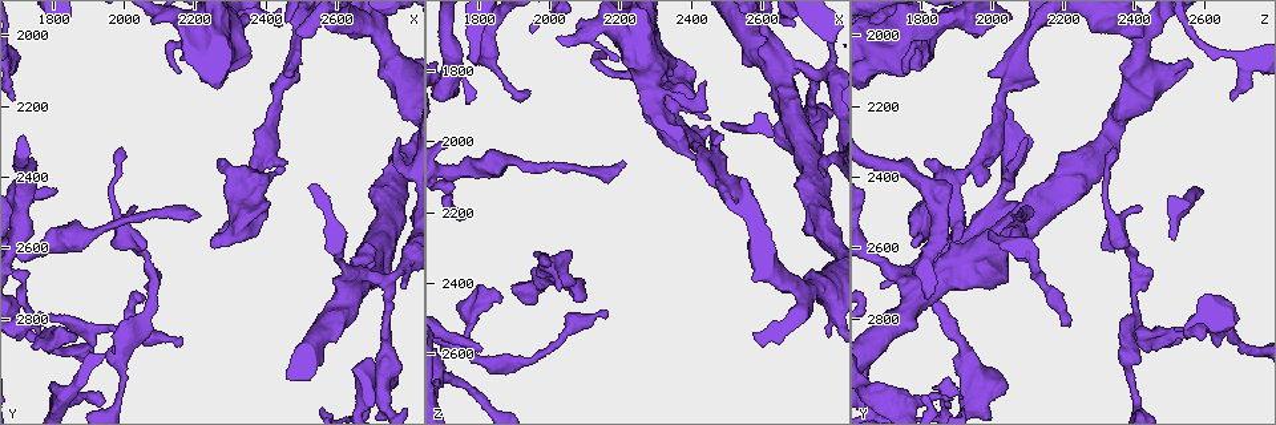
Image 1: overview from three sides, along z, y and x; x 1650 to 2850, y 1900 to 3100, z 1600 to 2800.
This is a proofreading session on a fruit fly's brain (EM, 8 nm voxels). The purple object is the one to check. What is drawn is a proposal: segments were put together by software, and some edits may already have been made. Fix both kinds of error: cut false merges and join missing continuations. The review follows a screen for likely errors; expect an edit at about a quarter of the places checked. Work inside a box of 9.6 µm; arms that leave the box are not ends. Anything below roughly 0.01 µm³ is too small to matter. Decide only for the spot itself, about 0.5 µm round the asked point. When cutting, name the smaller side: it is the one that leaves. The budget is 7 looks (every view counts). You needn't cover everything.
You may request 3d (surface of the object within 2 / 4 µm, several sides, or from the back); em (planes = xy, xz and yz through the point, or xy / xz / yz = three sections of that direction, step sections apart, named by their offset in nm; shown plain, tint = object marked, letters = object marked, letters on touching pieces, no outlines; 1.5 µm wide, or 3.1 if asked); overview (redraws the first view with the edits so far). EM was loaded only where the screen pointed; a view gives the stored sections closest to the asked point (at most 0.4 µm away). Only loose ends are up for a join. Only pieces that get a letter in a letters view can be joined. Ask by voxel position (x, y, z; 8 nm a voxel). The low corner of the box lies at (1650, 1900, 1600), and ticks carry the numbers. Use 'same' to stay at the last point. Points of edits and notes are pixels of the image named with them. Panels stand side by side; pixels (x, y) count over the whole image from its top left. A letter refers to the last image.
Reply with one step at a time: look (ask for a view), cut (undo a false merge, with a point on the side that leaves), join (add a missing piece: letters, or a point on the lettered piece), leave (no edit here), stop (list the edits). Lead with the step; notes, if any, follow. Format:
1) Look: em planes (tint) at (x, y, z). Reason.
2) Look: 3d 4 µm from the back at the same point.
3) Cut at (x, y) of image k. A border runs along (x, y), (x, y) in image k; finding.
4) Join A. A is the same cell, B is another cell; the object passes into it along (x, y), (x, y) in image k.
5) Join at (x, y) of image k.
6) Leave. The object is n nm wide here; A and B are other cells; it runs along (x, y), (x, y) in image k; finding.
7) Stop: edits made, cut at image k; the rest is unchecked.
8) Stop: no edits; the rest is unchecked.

Look: 3d 2 µm from the back at (2270, 2370, 1810). Branch stops here.

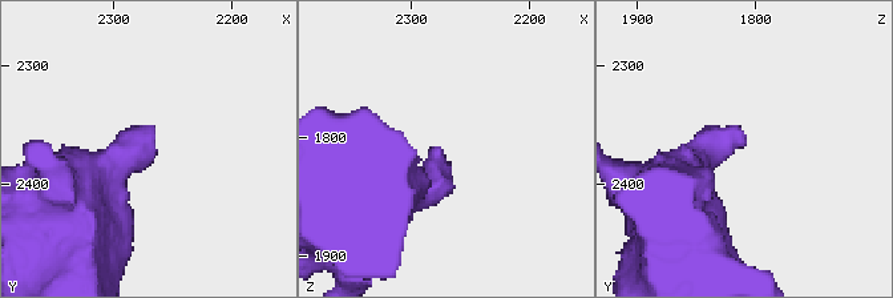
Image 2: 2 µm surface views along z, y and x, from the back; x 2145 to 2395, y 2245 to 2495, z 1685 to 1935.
Look: em planes (plain) at (2278, 2364, 1806). Need the tissue.

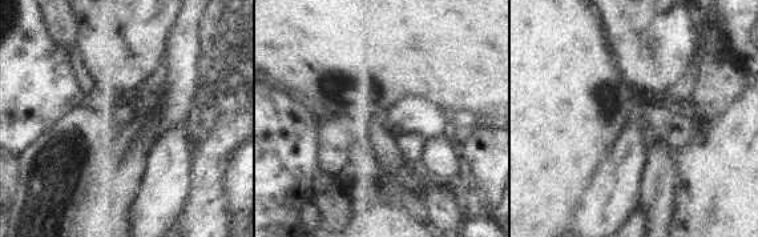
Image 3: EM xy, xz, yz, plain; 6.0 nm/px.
Look: em planes (letters) at the same point.

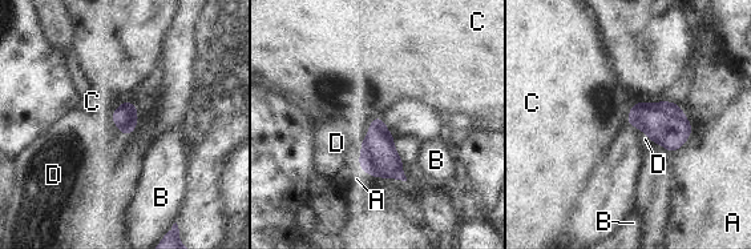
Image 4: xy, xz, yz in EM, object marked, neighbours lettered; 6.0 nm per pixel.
Leave. A, B, C and D are other cells; a border runs along (646, 100), (633, 104), (626, 124) in image 4; none of them fits.

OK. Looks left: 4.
Look: 3d 2 µm at (2160, 2870, 2490).

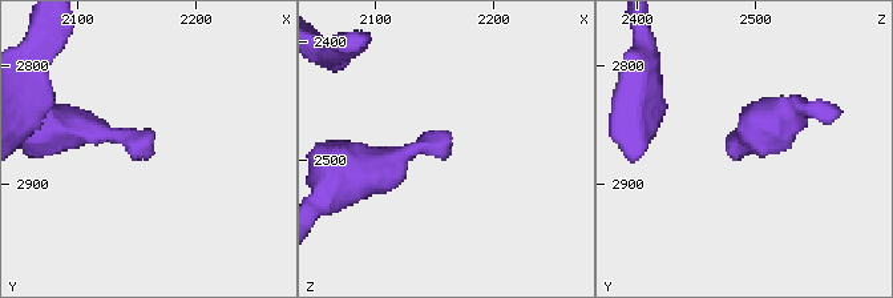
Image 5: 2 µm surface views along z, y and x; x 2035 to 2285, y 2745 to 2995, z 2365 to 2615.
Look: em planes (letters) at (2162, 2870, 2496). Shape alone is not enough.

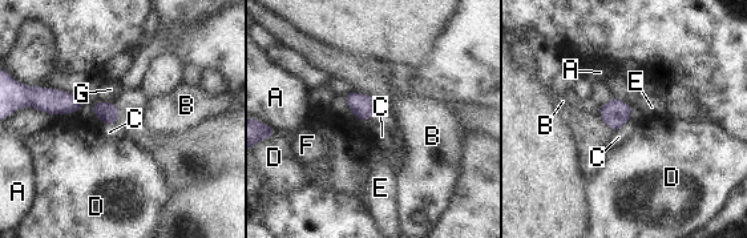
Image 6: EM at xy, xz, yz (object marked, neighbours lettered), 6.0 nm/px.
Leave. The longest contact is with A, 200 nm; A, B, C, D, E, F and G are other cells; a border runs along (630, 118), (613, 132) in image 6; no lettered piece goes on from it.

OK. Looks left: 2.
Look: em xz step 8 (letters) at (1870, 2850, 2460). Branch stops here.

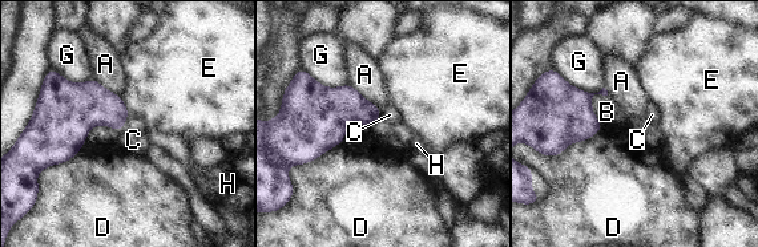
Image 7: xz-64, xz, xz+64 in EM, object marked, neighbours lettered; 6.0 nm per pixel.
Look: em planes (letters) at the same point. Another direction.

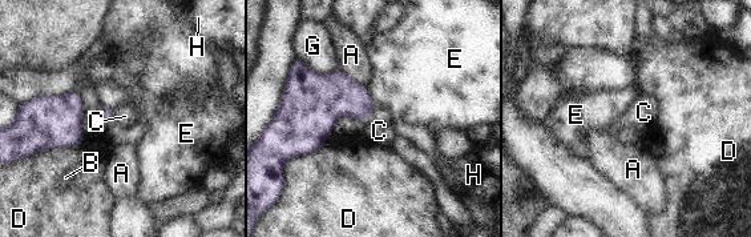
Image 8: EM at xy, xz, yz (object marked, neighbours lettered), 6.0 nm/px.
Leave. The longest contact is with D, 300 nm; A, B, C, D, E, G and H are other cells; no lettered piece goes on from it.

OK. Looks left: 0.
Stop: no edits; the rest is unchecked.

